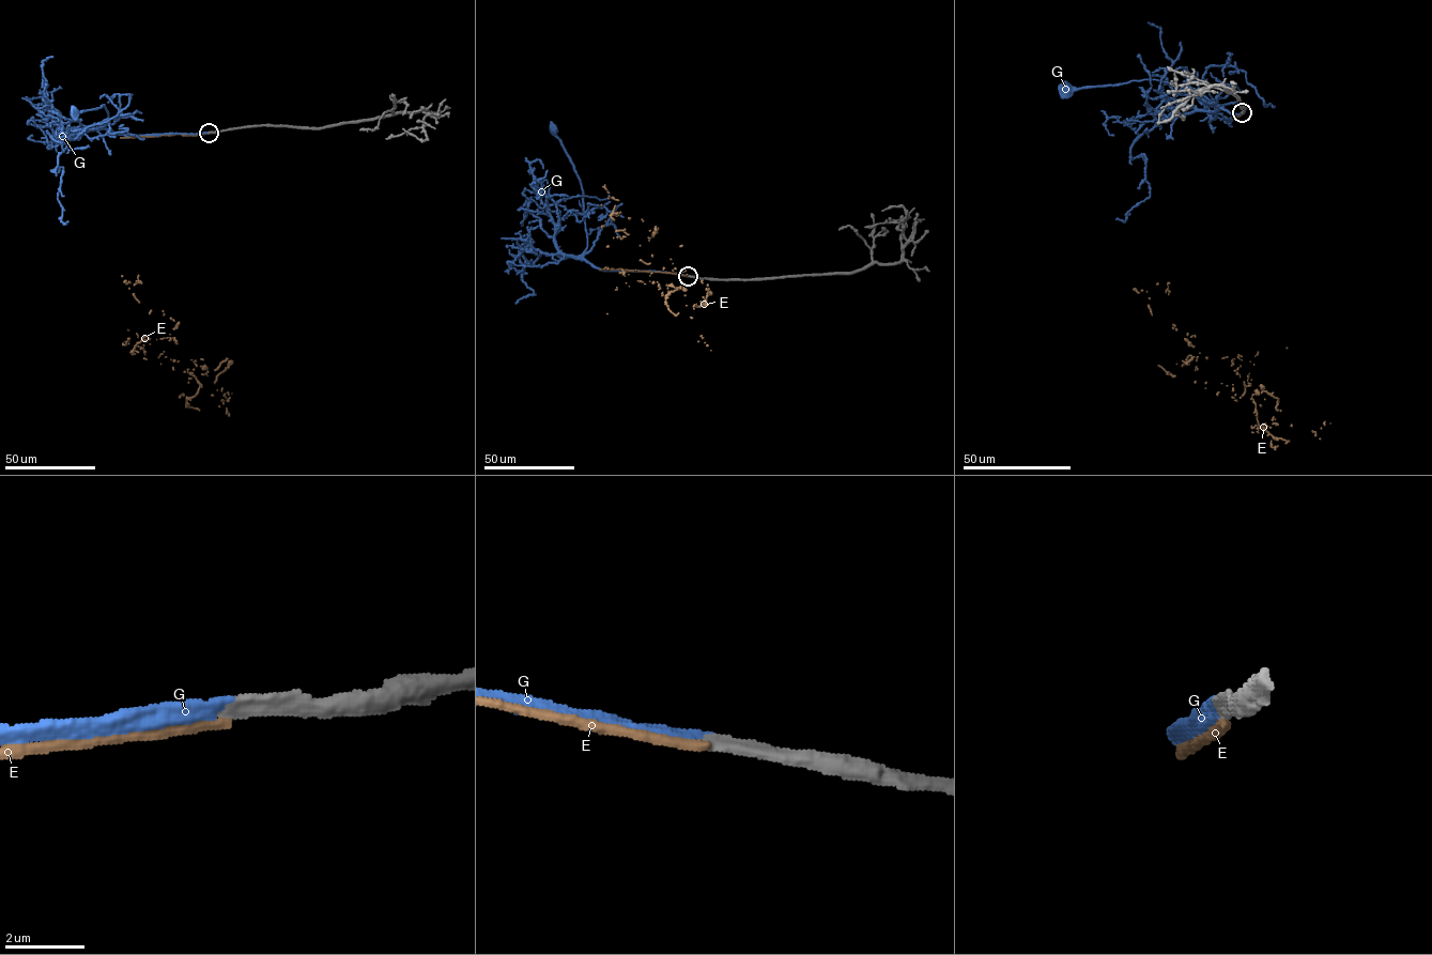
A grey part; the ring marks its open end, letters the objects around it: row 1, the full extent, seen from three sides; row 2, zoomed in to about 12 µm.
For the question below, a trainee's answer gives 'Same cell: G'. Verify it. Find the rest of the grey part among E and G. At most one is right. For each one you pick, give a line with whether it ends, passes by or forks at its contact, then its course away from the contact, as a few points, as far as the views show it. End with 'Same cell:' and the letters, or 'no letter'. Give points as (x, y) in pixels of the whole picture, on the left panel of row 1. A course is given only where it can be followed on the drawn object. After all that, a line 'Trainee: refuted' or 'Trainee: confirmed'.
G: it ends; course (209, 133), (125, 136), (98, 128), (108, 121), (104, 105), (75, 113)
Same cell: G
Trainee: confirmed

